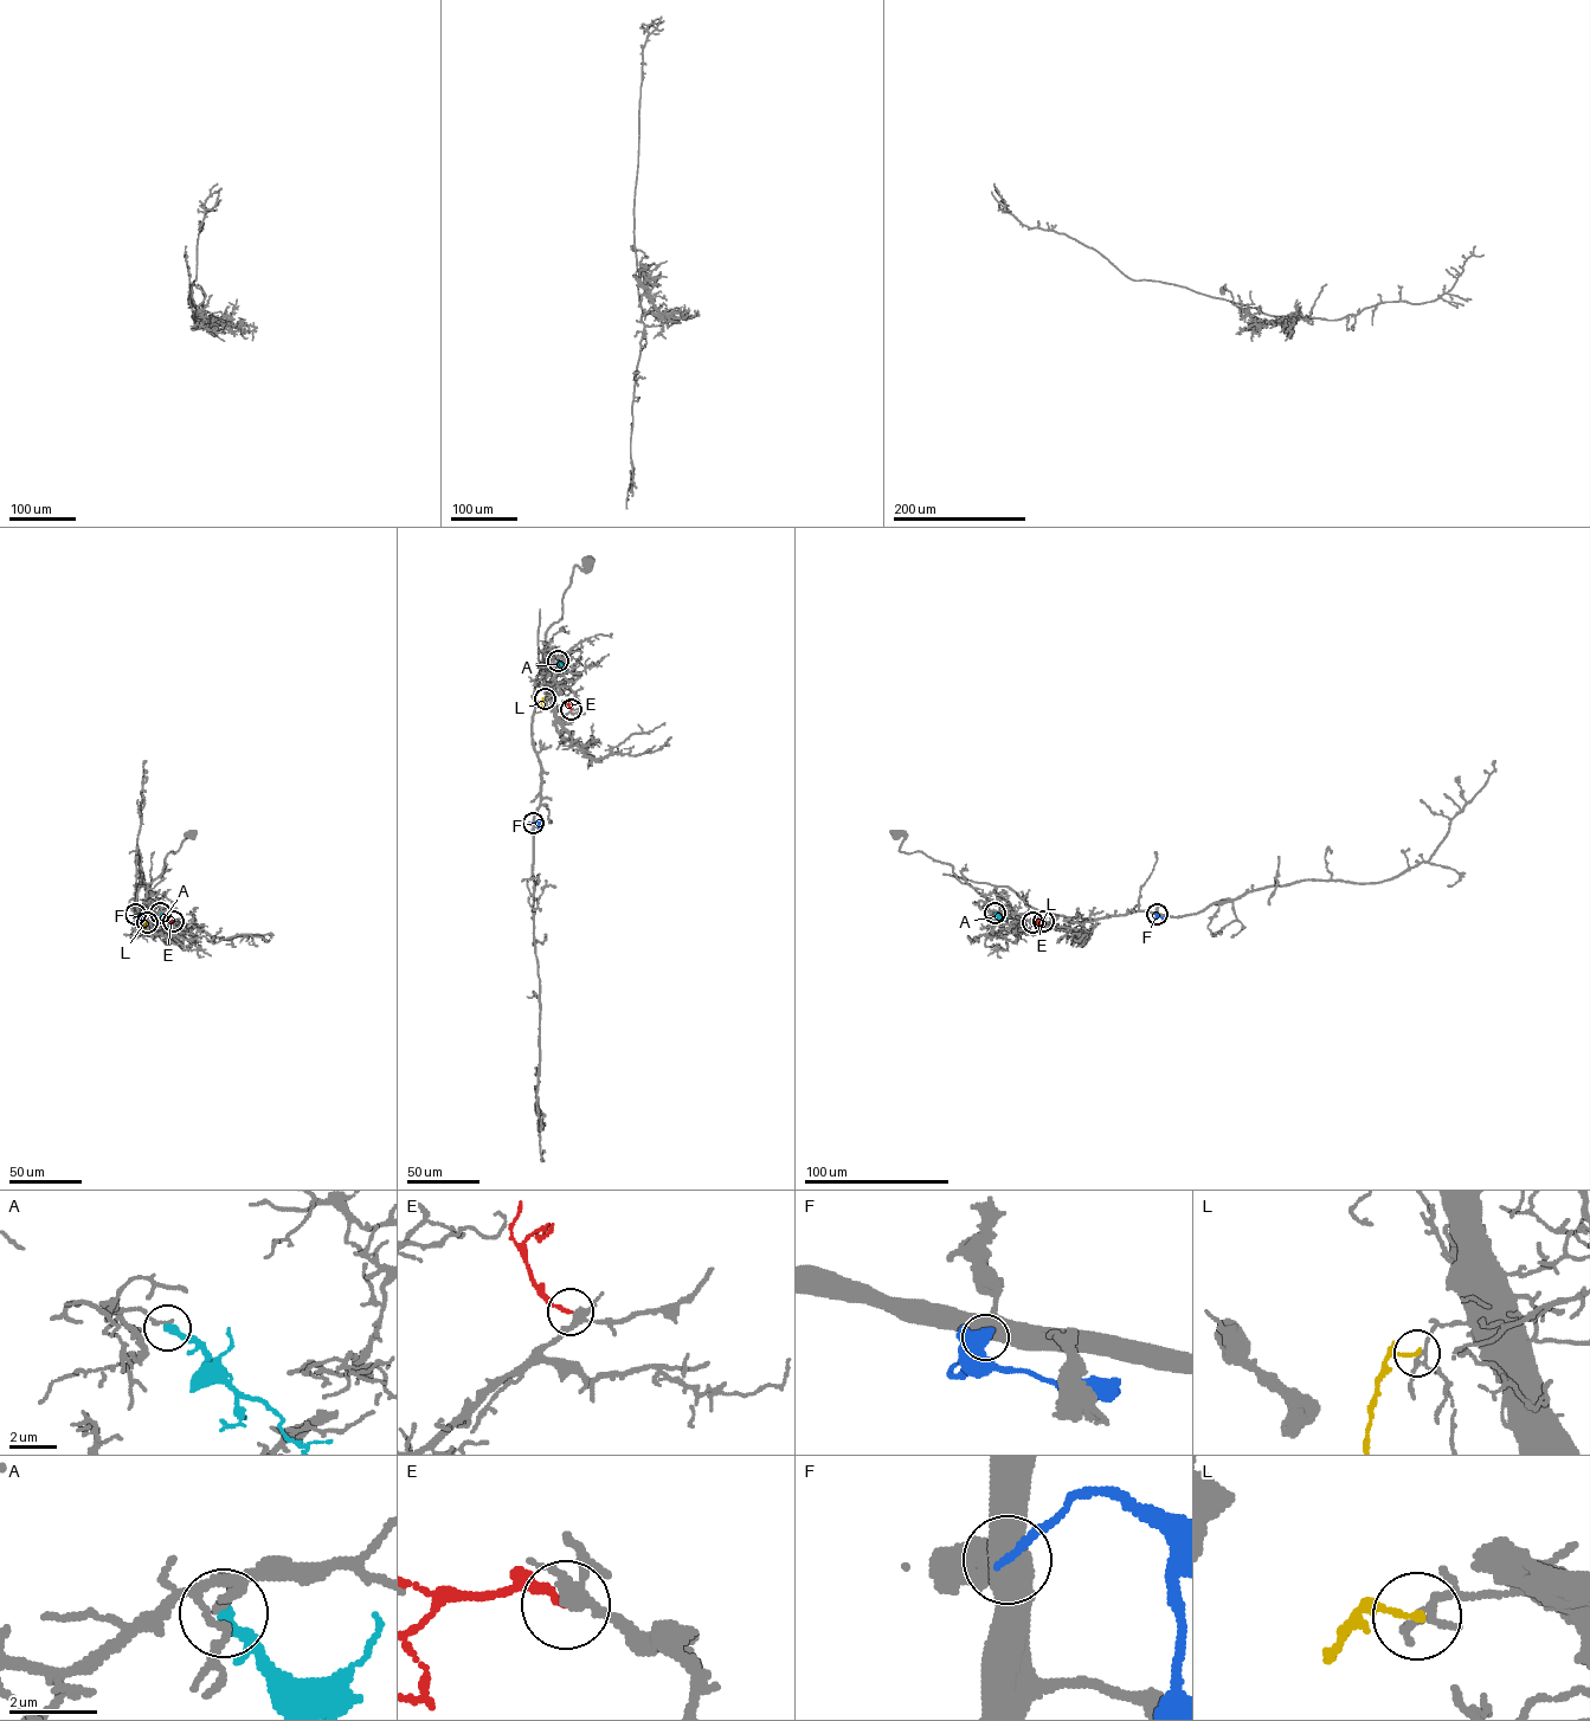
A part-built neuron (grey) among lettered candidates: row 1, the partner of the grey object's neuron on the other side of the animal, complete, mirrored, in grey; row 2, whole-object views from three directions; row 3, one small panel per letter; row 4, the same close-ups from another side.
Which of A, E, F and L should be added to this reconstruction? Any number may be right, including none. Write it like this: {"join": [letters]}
{"join": []}

